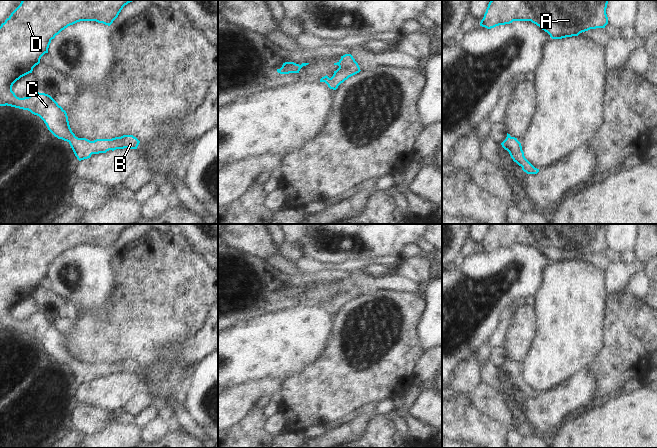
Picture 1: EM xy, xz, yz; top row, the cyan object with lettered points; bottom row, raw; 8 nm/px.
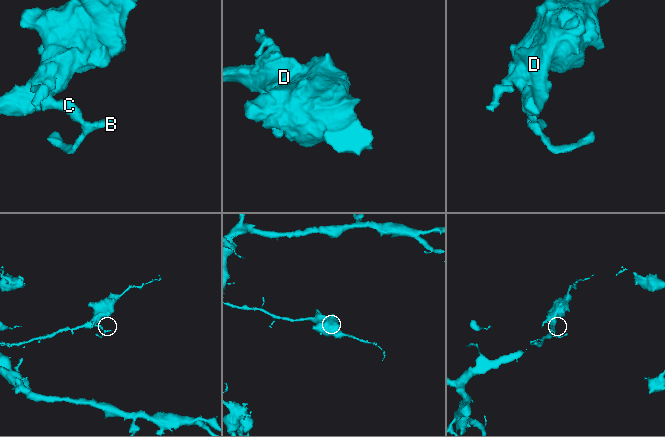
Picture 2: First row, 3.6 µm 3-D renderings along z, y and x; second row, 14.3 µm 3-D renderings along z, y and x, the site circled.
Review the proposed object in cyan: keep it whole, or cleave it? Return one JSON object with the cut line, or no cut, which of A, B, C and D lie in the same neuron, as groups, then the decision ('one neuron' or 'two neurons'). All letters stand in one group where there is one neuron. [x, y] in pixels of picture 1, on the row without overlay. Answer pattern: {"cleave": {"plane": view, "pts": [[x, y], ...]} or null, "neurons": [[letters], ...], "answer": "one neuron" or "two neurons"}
{"cleave": null, "neurons": [["A", "B", "C", "D"]], "answer": "one neuron"}

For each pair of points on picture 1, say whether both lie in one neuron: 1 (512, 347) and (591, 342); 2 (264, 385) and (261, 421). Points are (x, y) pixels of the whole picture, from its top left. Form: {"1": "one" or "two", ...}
{"1": "two", "2": "two"}

